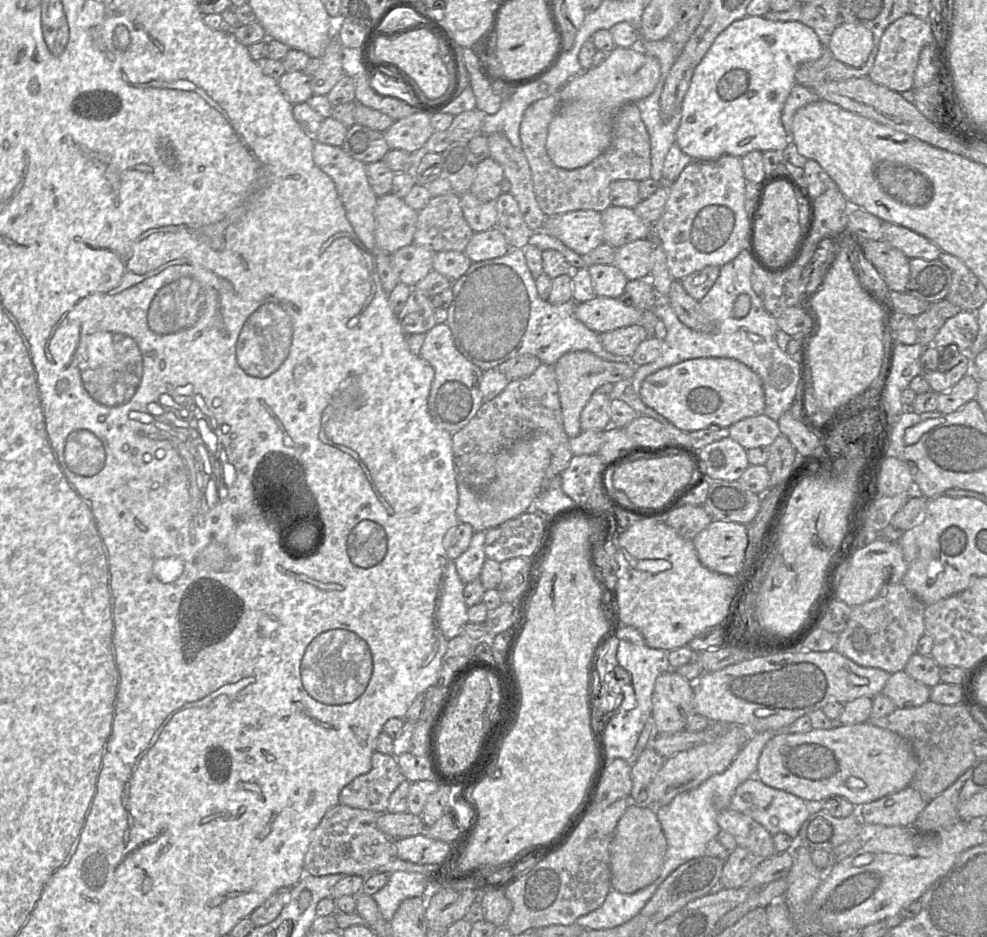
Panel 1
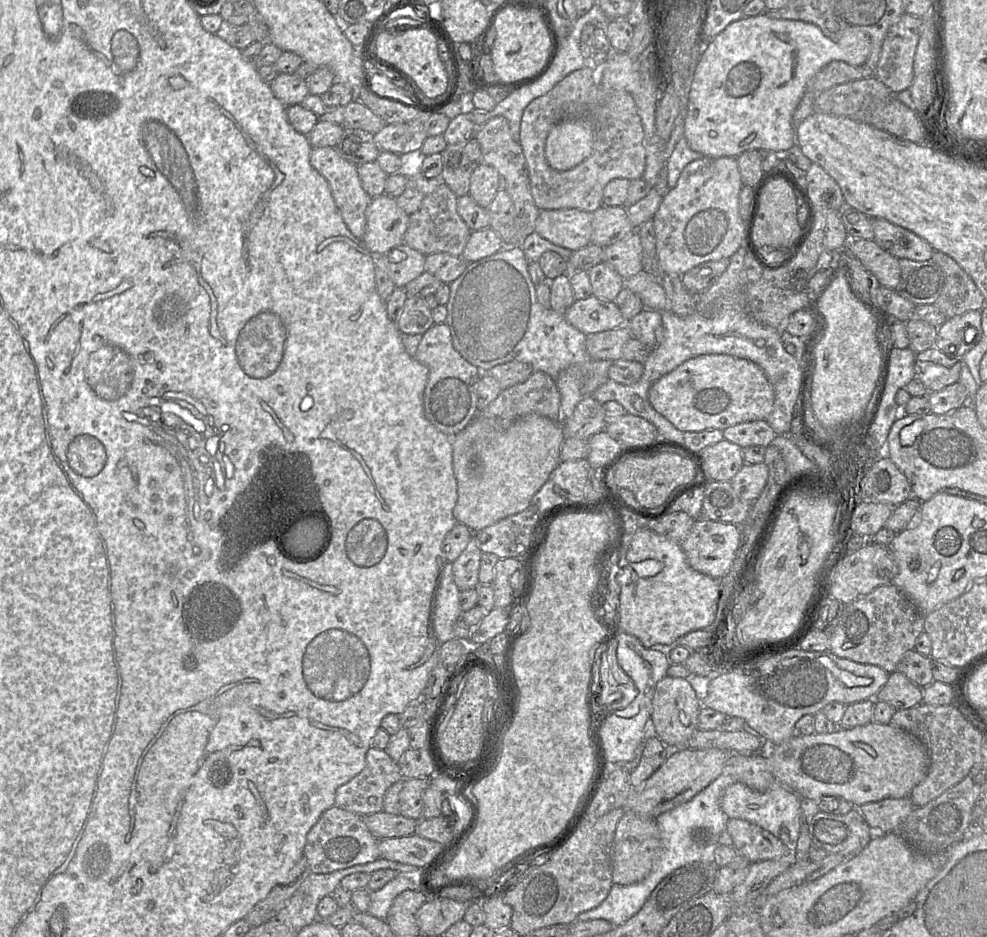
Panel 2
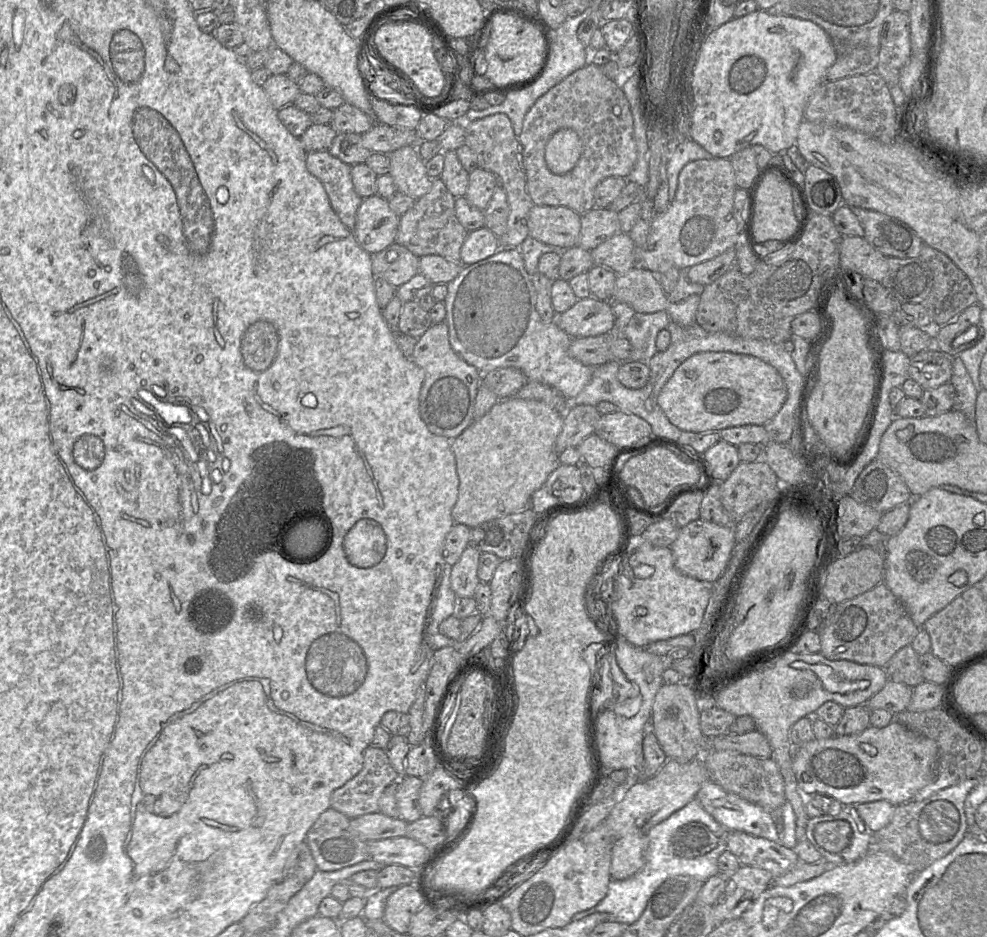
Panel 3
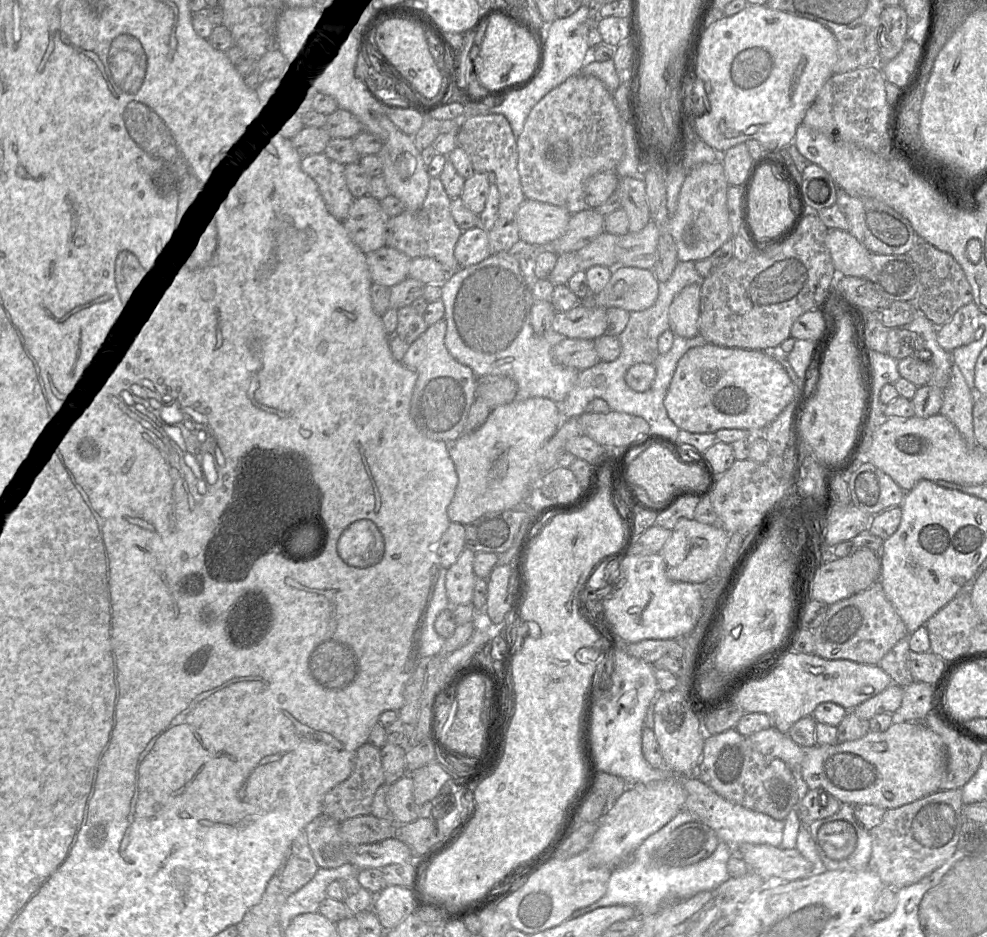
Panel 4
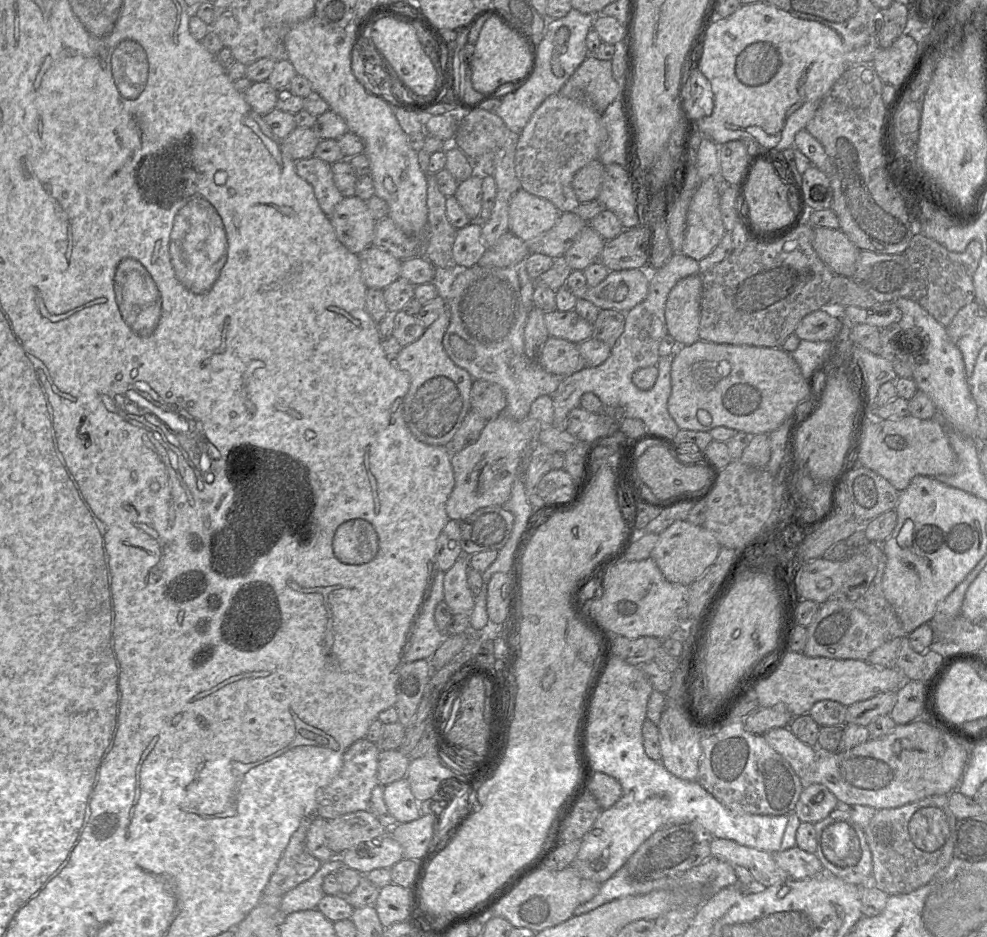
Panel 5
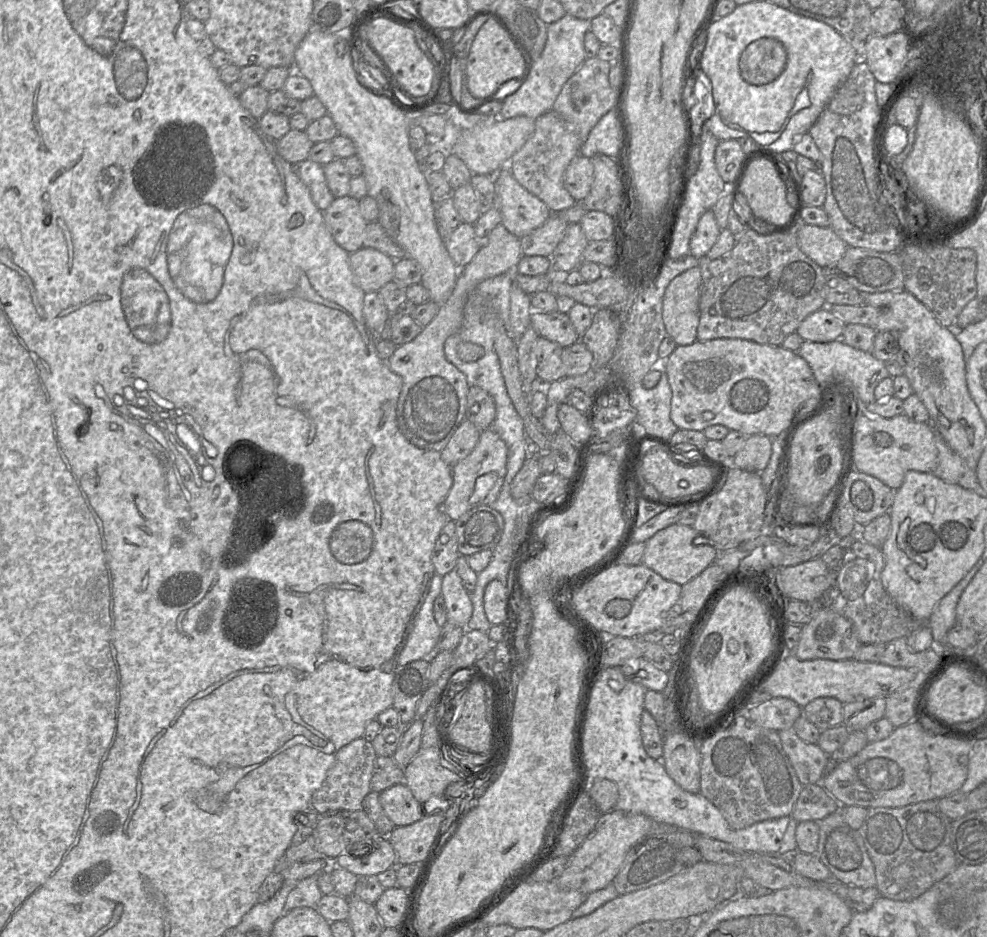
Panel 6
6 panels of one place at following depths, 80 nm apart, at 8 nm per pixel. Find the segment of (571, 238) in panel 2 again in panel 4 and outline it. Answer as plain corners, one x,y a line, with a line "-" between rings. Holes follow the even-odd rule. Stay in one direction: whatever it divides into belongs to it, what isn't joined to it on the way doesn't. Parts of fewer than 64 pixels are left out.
525,199
516,213
520,240
533,245
549,245
565,233
570,216
562,207

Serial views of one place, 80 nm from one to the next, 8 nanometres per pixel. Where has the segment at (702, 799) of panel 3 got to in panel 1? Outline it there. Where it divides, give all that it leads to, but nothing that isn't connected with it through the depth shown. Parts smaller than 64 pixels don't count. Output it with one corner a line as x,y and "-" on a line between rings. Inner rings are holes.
755,776
737,787
731,798
729,809
749,816
761,824
771,835
784,832
795,840
805,820
811,814
810,804
808,805
805,800
784,790
770,787

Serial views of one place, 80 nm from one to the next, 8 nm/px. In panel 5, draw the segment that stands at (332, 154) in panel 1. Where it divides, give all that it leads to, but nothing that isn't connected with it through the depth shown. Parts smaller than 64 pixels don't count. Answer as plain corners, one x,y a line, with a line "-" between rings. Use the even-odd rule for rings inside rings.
312,156
296,161
295,167
297,174
312,185
319,206
330,216
344,198
334,183
331,164

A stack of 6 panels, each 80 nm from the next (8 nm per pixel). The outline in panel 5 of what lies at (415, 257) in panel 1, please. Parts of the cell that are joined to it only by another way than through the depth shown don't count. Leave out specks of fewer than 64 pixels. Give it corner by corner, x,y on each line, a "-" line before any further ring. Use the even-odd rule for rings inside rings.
371,245
357,255
367,288
383,290
400,277
401,260
388,251

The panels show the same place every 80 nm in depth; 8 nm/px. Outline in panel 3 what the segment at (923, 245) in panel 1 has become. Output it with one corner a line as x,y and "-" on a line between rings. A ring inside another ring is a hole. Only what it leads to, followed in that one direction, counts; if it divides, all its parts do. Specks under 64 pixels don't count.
850,207
864,229
864,239
885,257
917,258
923,241
904,222
888,215

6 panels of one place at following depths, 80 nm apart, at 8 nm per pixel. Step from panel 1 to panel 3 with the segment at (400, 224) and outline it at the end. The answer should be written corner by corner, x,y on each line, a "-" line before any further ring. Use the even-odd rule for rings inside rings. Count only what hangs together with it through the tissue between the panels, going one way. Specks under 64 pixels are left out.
375,194
362,200
353,233
366,252
376,254
395,243
399,221
388,200

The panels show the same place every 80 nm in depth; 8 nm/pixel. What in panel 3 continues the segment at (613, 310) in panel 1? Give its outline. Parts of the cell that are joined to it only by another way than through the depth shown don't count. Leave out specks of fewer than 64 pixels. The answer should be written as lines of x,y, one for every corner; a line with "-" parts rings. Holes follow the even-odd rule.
593,296
577,300
571,308
558,315
555,322
572,338
616,332
611,302

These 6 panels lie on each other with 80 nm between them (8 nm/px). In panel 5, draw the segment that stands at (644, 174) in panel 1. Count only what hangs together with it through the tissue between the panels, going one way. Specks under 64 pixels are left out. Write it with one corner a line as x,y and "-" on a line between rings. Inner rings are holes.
560,93
547,97
518,137
514,164
521,188
550,201
561,213
574,212
580,202
572,188
573,177
579,169
599,158
607,140
601,114

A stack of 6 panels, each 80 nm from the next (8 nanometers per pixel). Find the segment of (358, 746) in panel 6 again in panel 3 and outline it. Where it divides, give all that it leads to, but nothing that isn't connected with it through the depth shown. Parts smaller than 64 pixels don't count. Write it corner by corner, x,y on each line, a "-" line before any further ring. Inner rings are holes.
368,746
364,750
363,767
352,779
334,790
330,797
330,808
341,812
349,819
379,812
379,799
391,783
399,779
384,749

